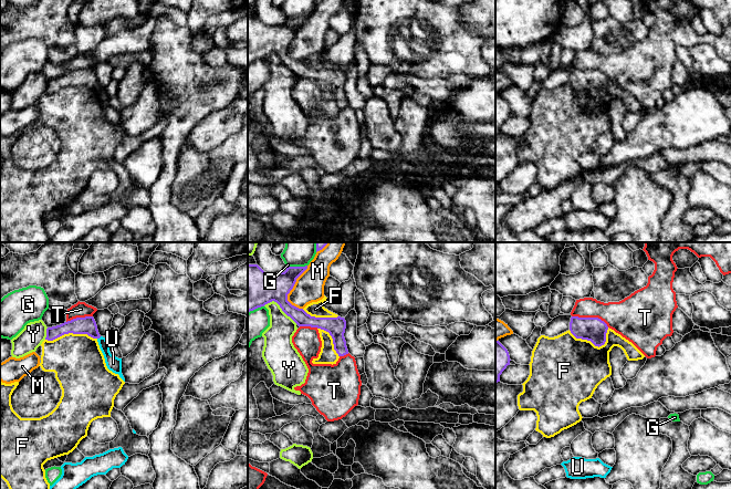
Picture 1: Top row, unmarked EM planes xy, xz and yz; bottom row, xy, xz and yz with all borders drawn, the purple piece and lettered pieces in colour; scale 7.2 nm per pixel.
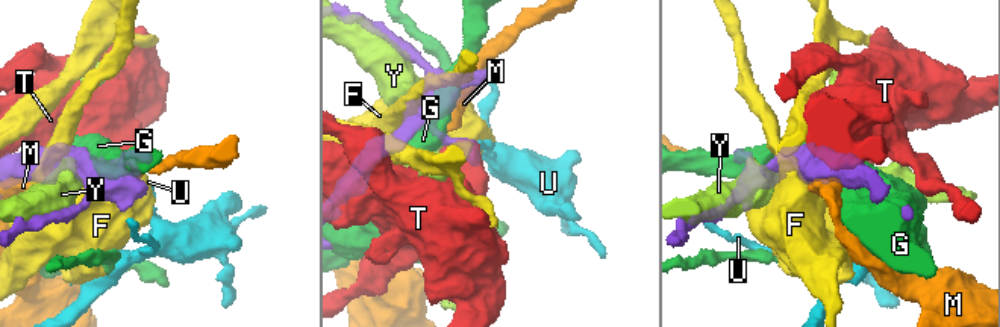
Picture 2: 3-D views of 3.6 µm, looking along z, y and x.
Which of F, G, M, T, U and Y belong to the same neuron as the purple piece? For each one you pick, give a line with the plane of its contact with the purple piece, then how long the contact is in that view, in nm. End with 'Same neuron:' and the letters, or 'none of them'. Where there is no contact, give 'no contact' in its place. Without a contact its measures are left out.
Same neuron: none of them

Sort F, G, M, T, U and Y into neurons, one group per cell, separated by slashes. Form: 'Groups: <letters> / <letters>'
Groups: F / G / M / T / U / Y

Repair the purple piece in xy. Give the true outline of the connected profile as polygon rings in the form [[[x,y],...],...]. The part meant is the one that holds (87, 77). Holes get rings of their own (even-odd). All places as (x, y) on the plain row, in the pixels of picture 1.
[[[85,69],[85,70],[76,70],[71,73],[64,74],[60,77],[48,80],[45,92],[53,93],[69,85],[87,86],[93,91],[101,90],[94,70]]]

